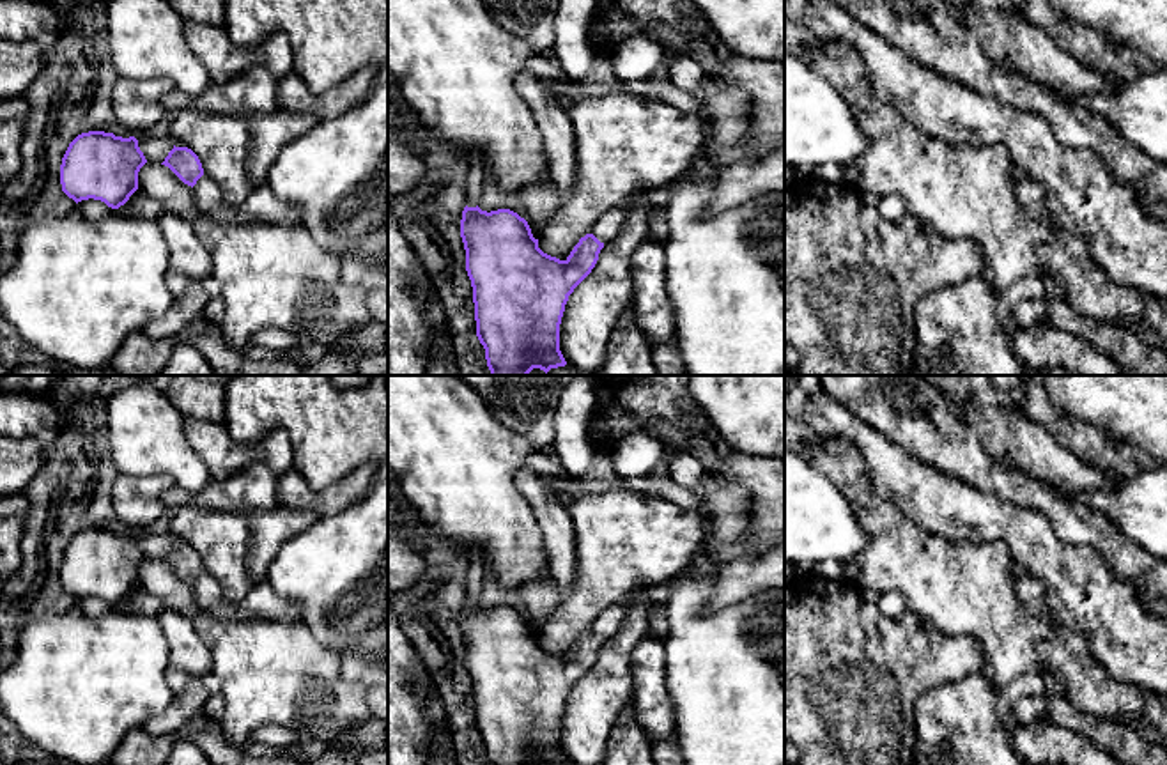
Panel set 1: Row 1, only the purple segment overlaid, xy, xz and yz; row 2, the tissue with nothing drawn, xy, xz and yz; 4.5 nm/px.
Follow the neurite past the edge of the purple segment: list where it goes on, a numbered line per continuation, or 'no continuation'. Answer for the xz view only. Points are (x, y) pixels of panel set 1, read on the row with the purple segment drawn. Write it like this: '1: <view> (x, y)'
1: xz (604, 227)

